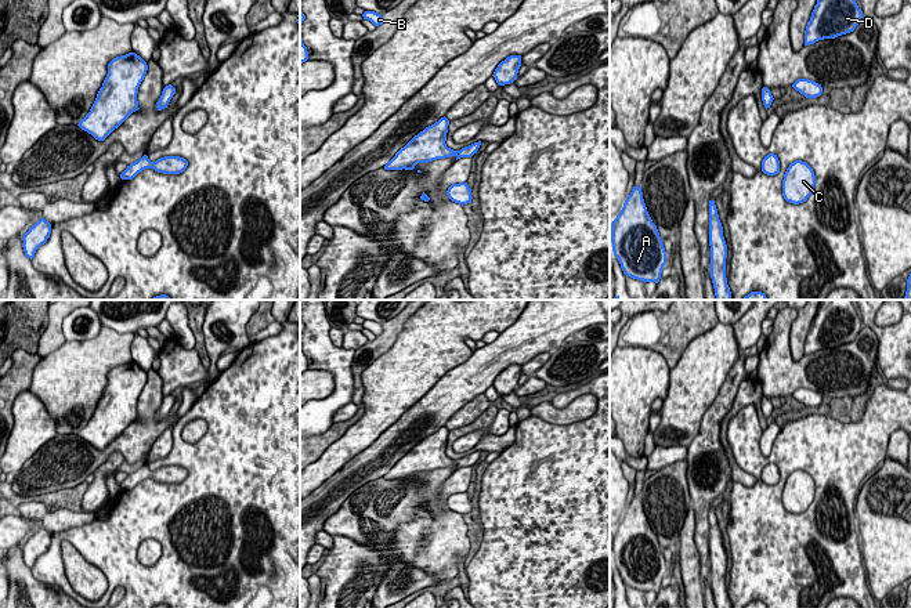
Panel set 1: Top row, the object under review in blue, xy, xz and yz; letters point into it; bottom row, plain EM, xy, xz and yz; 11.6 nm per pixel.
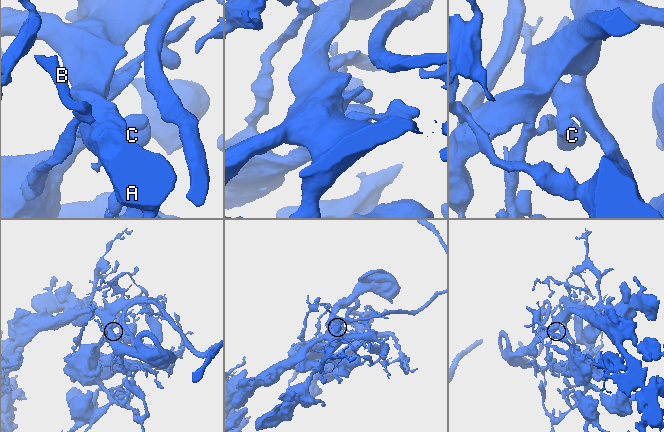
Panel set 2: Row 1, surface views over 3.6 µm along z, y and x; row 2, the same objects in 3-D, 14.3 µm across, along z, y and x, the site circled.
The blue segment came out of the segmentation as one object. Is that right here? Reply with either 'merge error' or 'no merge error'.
no merge error

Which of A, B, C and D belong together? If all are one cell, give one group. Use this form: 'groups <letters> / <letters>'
groups A B C D

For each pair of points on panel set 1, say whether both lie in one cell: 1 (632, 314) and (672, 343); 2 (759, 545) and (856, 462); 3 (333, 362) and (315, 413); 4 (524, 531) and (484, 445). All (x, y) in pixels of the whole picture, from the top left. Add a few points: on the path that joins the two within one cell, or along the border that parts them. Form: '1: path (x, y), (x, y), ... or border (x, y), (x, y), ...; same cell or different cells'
1: path (639, 325), (661, 344); same cell
2: path (787, 538), (813, 511), (828, 482); same cell
3: path (340, 376), (340, 393), (329, 404); same cell
4: border (516, 438), (499, 452); different cells

